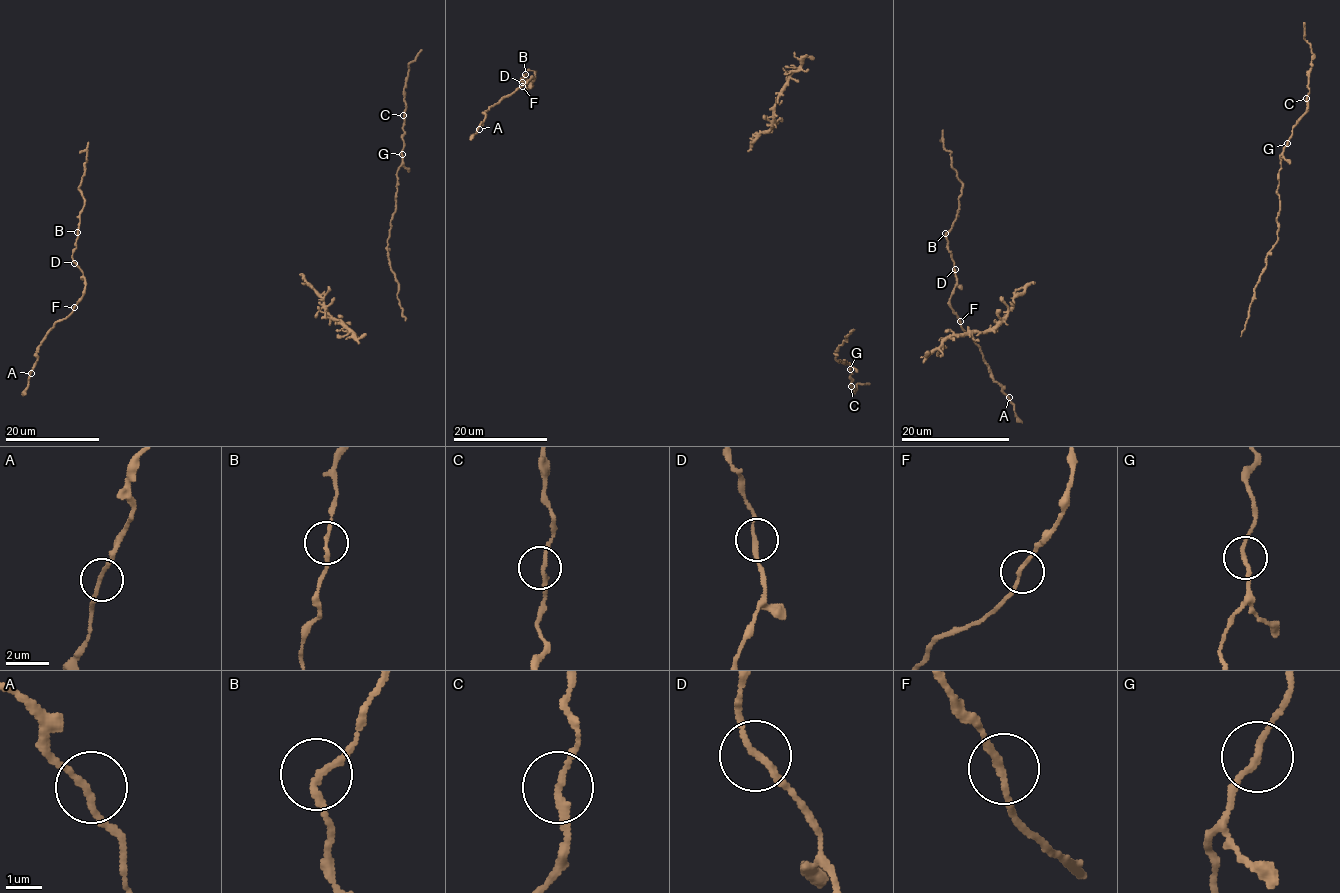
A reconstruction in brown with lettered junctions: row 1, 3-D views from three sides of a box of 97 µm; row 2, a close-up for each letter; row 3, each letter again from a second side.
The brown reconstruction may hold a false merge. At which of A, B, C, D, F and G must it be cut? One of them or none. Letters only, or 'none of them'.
none of them

